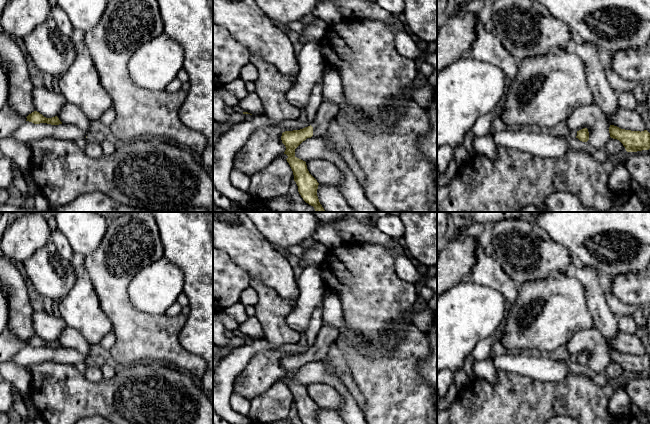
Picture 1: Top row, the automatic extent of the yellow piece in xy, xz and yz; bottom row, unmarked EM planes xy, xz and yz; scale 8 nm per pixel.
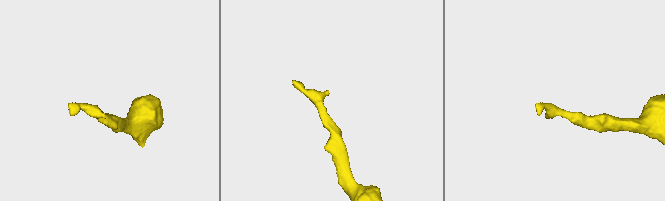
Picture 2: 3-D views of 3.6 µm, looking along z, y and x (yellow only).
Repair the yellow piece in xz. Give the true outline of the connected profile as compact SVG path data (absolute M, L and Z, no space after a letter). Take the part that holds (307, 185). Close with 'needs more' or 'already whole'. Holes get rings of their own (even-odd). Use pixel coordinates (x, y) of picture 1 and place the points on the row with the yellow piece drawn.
M323 101L315 120L308 127L300 130L285 131L281 136L282 143L286 147L284 154L288 156L286 160L293 171L298 192L303 200L313 206L317 212L325 212L317 196L319 183L309 173L306 162L295 156L295 149L307 138L324 135L330 121L335 118L341 110L342 108L339 105L331 101Z; needs more

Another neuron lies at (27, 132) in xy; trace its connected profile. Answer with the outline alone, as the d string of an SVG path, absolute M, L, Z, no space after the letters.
M25 121L19 125L11 137L19 142L30 143L46 137L56 137L75 141L86 136L87 134L85 132L67 123L51 125L47 123L34 124Z

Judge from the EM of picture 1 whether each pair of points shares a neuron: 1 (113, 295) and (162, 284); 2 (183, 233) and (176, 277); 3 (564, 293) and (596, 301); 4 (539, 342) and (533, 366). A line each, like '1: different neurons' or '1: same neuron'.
1: different neurons
2: different neurons
3: different neurons
4: different neurons

